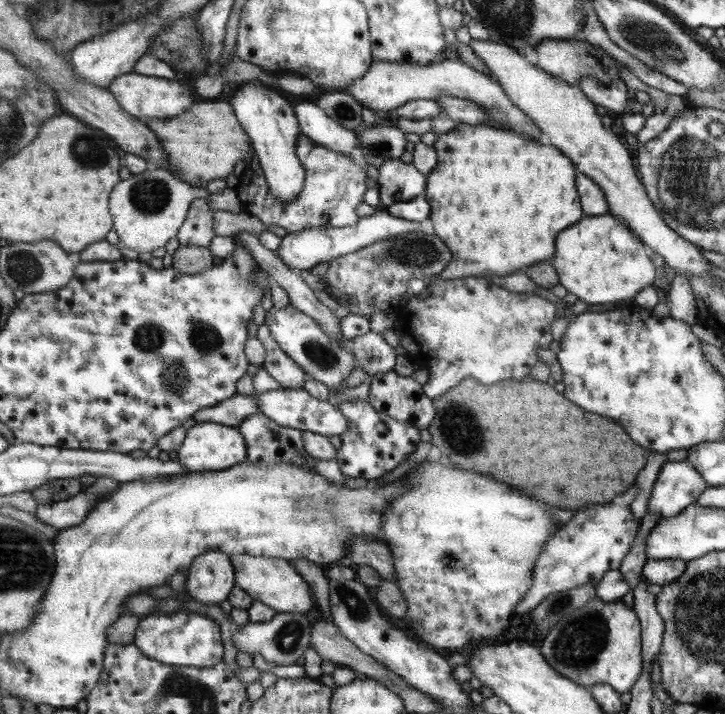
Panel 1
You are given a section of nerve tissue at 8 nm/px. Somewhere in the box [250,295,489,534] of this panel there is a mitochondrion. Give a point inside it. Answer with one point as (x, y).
(458, 435)

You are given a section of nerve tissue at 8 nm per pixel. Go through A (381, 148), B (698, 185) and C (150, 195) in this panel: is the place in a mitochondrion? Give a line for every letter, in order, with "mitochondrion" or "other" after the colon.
A: mitochondrion
B: mitochondrion
C: mitochondrion

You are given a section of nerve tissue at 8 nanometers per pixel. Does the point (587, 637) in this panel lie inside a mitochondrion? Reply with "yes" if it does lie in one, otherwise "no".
yes

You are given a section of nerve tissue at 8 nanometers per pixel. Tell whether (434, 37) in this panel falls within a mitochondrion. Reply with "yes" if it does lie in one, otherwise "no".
no

